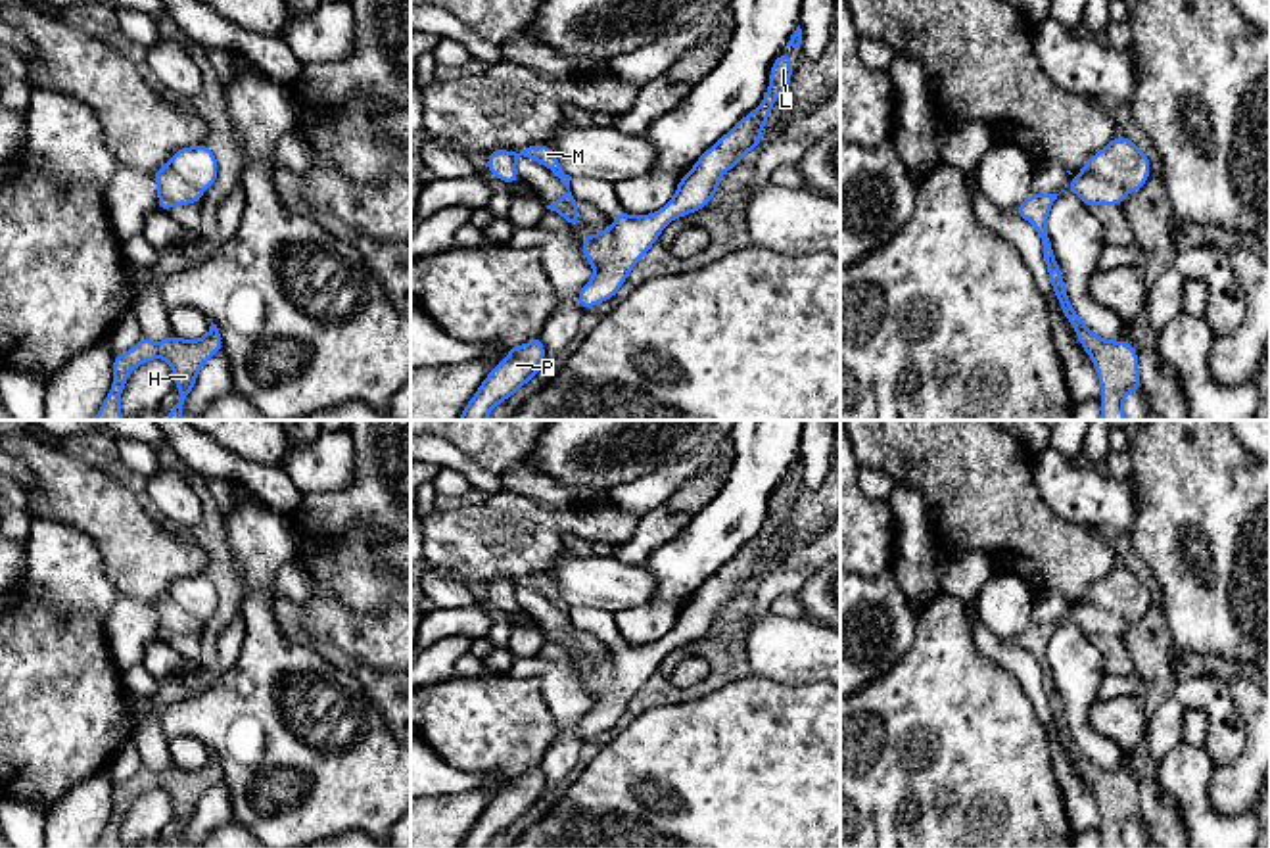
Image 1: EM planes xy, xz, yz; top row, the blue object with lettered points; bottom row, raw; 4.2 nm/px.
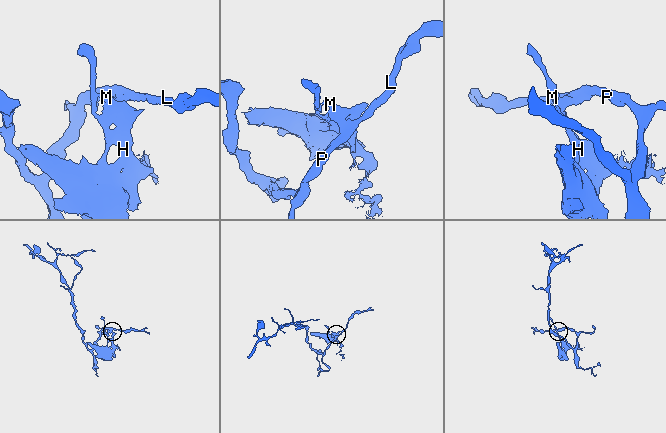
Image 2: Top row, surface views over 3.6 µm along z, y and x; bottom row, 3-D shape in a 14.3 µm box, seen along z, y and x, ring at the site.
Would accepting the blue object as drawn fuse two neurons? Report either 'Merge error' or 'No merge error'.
Merge error

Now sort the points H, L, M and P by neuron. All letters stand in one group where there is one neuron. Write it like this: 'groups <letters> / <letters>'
groups H M / L P

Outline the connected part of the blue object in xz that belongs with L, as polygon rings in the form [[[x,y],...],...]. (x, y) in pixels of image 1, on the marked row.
[[[792,52],[777,56],[769,73],[769,88],[762,104],[698,157],[693,169],[681,177],[673,198],[662,209],[641,217],[631,217],[623,209],[614,215],[614,247],[610,255],[595,267],[591,280],[577,294],[577,303],[583,311],[612,299],[633,267],[650,246],[658,242],[664,226],[673,219],[706,207],[717,194],[721,177],[750,150],[762,146],[762,129],[771,115],[771,107],[775,100],[788,90],[792,79],[790,61]]]

